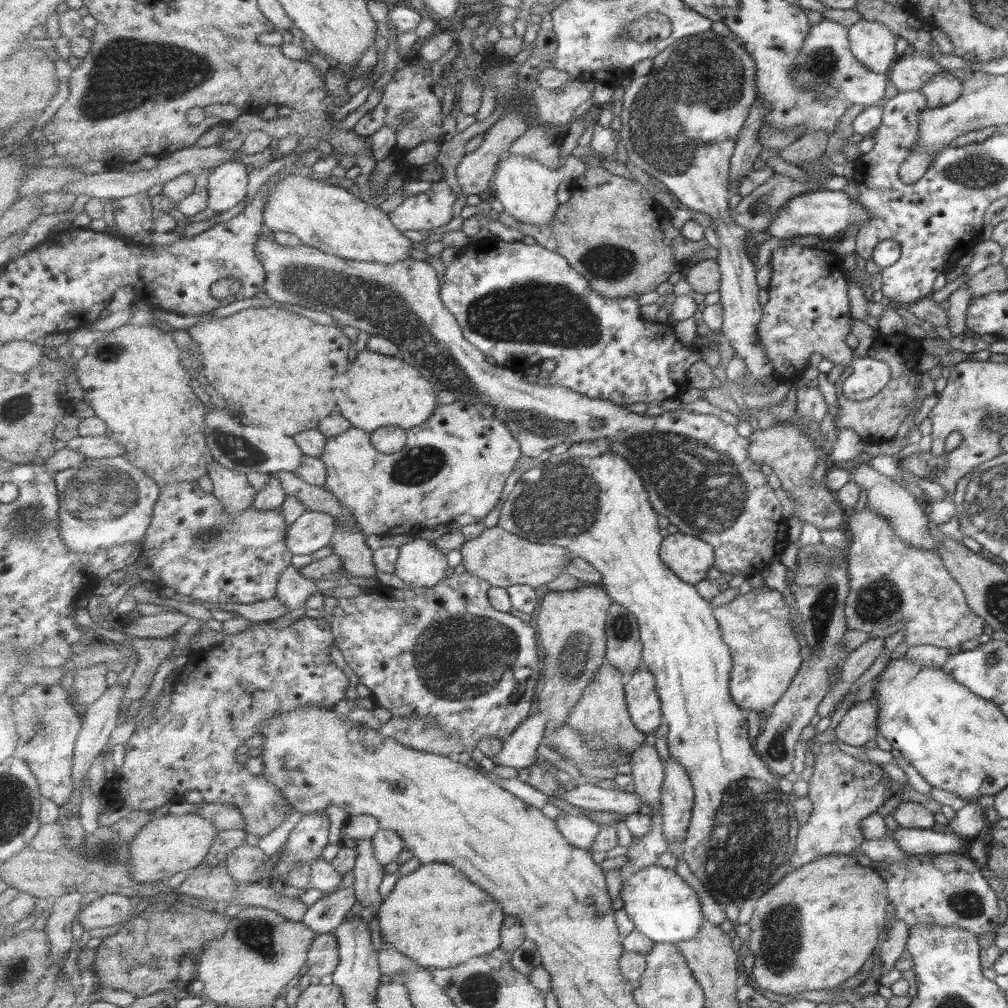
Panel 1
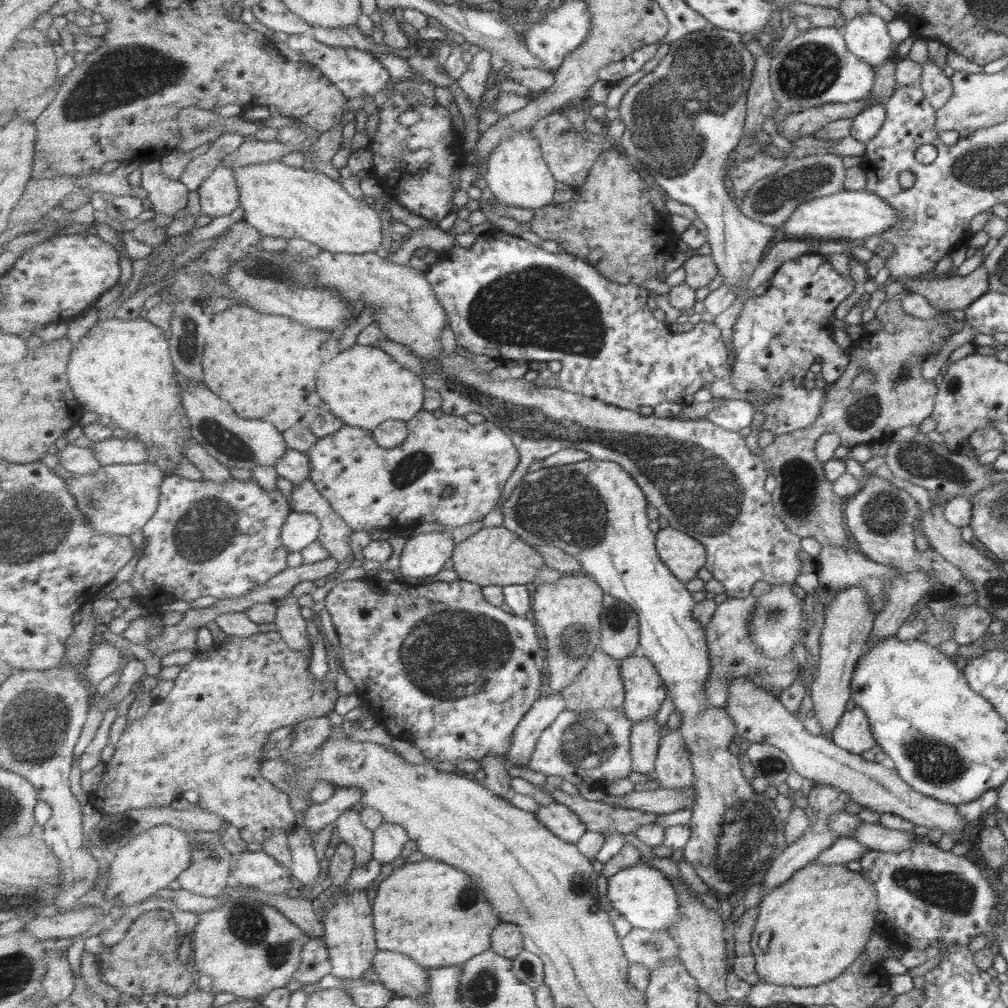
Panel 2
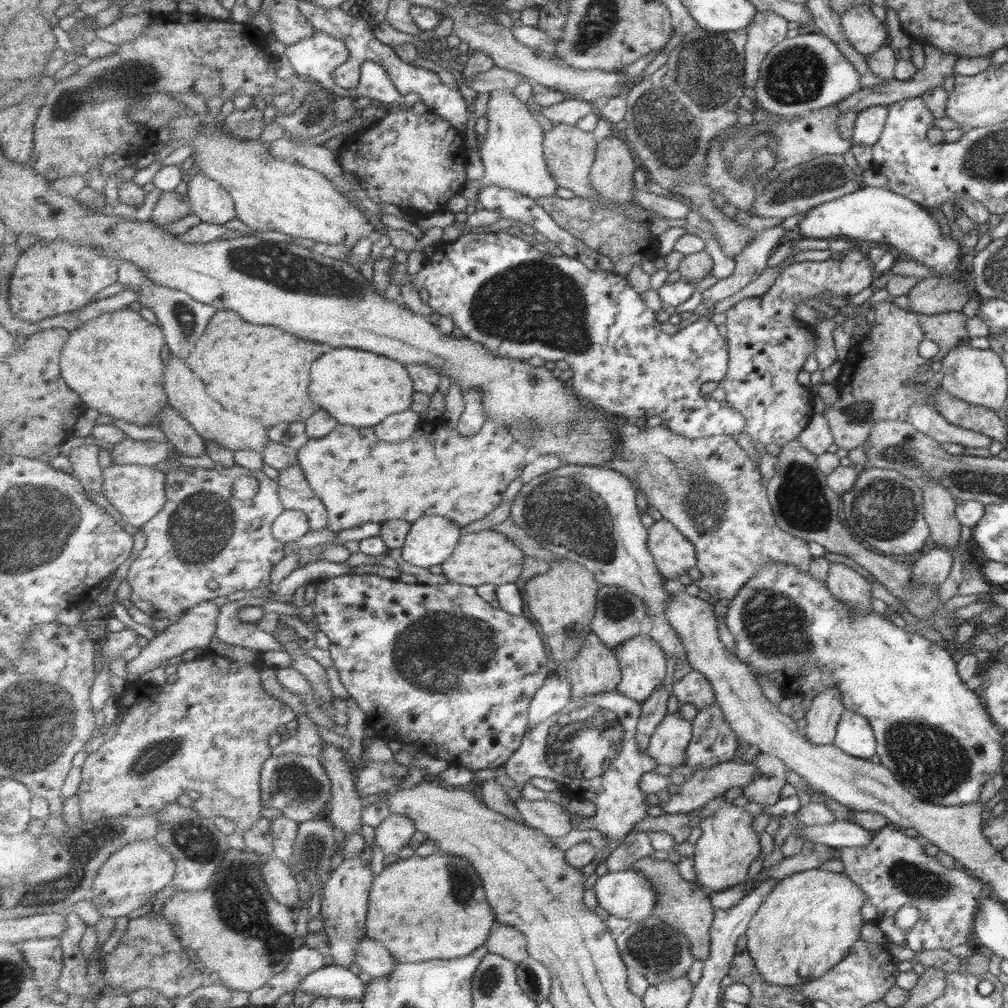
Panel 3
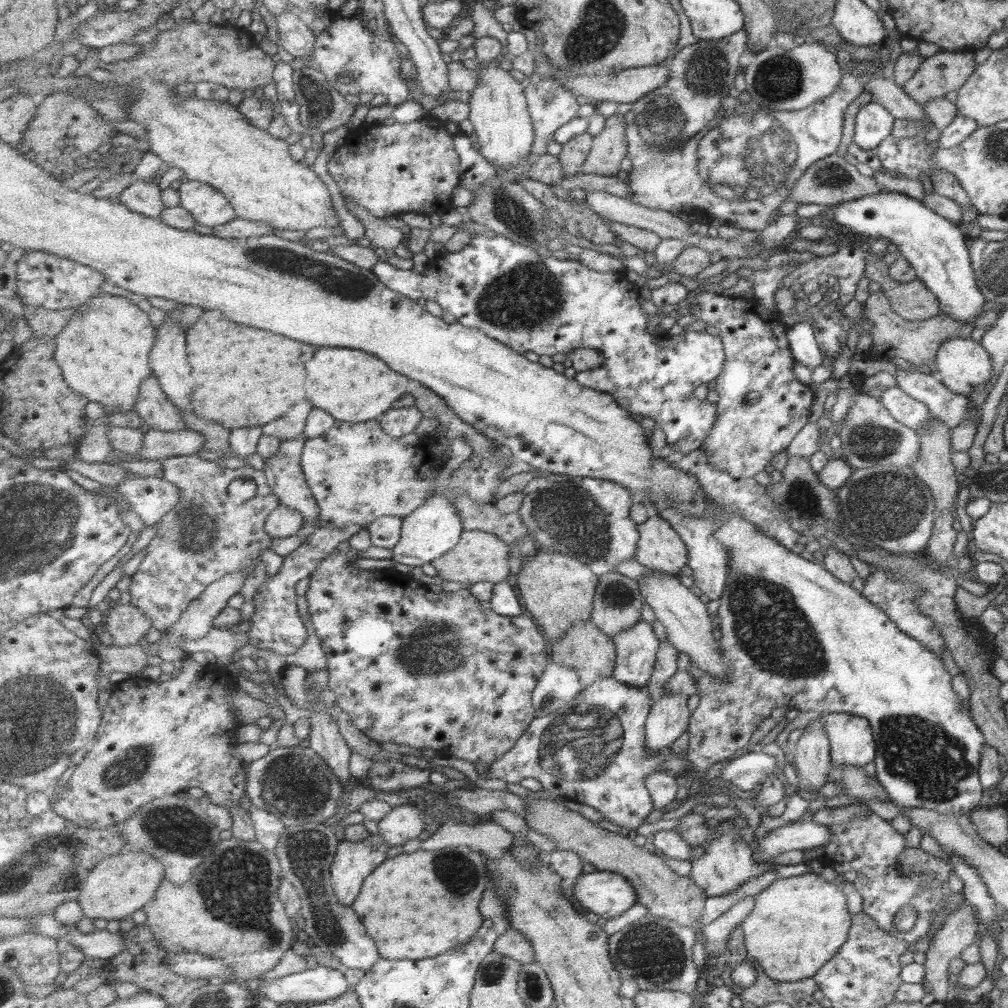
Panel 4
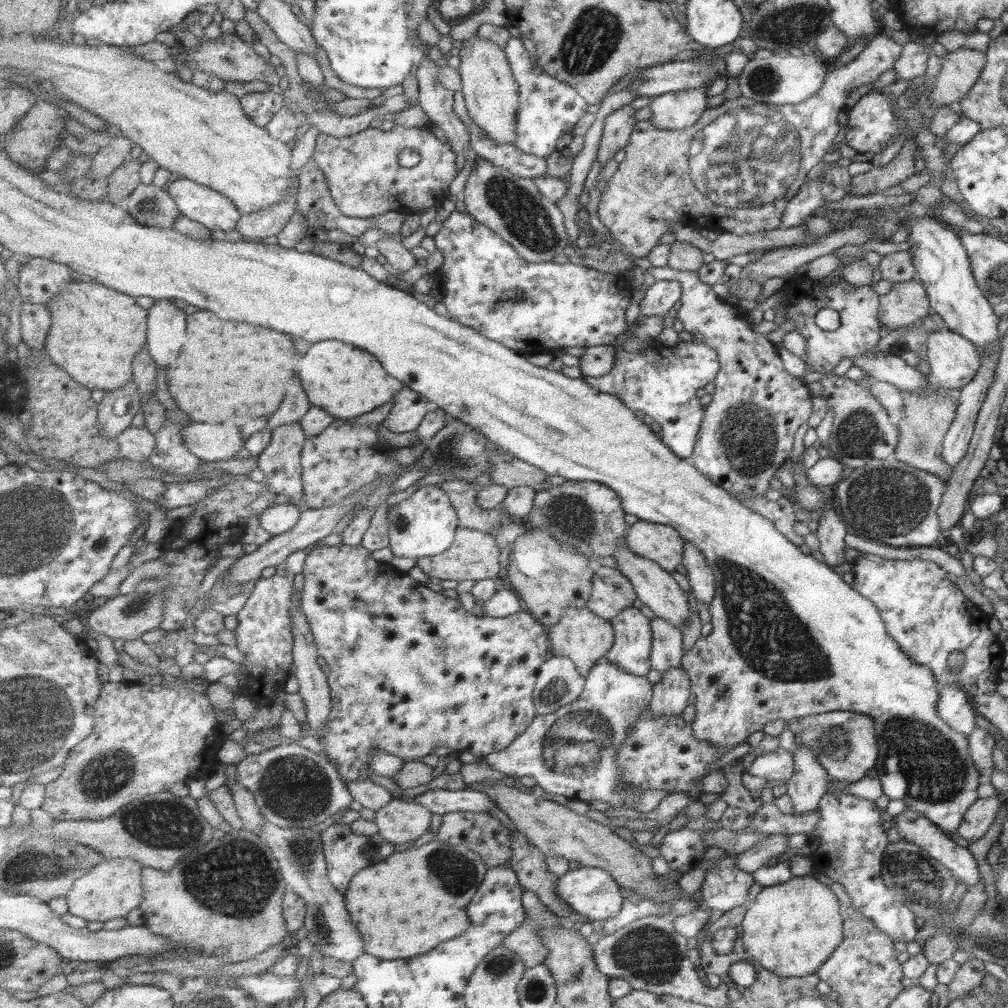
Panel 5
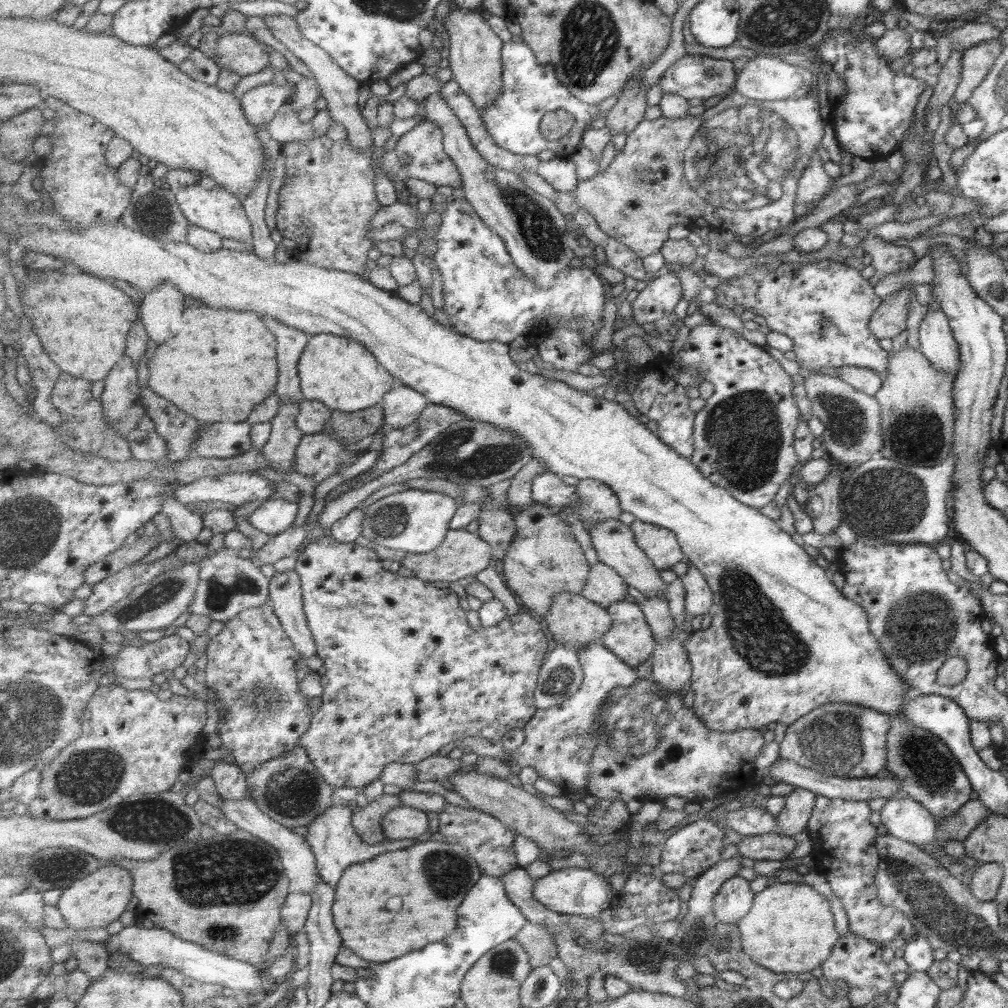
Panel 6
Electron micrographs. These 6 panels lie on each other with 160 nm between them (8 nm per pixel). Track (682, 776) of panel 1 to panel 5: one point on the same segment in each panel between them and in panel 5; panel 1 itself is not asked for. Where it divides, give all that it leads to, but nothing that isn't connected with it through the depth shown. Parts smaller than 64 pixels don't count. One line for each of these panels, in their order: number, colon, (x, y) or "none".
2: (674, 769)
3: (672, 737)
4: (670, 717)
5: (670, 697)

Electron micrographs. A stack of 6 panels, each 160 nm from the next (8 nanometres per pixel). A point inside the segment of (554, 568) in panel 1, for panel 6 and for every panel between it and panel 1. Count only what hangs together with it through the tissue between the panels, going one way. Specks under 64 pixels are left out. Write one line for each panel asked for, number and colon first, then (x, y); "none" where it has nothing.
2: (498, 556)
3: (487, 556)
4: (479, 556)
5: (475, 555)
6: (462, 553)

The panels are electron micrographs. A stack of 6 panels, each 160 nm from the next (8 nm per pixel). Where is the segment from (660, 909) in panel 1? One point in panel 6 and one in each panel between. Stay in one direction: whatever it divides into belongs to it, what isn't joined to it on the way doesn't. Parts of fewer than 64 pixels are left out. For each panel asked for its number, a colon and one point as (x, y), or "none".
2: (648, 900)
3: (629, 894)
4: (608, 894)
5: (591, 891)
6: (574, 891)

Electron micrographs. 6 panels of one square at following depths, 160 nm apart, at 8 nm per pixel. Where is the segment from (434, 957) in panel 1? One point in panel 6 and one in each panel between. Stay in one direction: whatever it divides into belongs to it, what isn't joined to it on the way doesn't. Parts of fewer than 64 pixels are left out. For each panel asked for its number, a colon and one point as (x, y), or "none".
2: (416, 911)
3: (421, 908)
4: (412, 893)
5: (407, 905)
6: (433, 878)

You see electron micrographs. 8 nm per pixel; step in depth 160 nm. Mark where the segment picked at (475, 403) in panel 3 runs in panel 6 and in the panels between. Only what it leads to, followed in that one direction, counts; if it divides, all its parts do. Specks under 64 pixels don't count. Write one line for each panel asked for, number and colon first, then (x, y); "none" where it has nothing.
4: (432, 530)
5: (425, 525)
6: (417, 521)

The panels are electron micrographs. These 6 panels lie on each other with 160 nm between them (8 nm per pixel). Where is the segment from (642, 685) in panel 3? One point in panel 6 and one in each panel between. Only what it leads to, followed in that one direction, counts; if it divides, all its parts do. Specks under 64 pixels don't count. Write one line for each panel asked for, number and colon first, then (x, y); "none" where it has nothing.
4: (637, 648)
5: (632, 651)
6: (631, 638)

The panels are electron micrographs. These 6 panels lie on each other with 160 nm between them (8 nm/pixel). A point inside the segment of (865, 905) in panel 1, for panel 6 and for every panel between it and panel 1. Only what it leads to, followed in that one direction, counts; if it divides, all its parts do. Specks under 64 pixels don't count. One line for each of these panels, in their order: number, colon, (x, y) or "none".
2: (811, 927)
3: (808, 922)
4: (798, 923)
5: (791, 929)
6: (790, 929)

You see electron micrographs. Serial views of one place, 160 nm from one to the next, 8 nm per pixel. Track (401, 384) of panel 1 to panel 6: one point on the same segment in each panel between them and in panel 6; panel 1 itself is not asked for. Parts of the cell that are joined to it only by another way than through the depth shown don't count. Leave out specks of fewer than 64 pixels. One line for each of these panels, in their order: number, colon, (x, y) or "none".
2: (365, 386)
3: (360, 388)
4: (355, 386)
5: (346, 381)
6: (343, 374)

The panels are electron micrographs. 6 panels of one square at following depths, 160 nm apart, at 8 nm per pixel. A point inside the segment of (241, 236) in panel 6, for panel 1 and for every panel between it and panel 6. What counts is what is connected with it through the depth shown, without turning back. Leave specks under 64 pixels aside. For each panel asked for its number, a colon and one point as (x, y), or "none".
1: (228, 183)
2: (219, 195)
3: (209, 200)
4: (210, 207)
5: (196, 201)

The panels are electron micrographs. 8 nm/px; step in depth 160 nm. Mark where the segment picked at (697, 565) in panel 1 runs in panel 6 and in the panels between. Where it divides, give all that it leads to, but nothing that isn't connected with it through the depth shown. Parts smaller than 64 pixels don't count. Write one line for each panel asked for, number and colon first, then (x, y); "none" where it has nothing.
2: (684, 555)
3: (674, 553)
4: (661, 547)
5: (662, 543)
6: (662, 545)

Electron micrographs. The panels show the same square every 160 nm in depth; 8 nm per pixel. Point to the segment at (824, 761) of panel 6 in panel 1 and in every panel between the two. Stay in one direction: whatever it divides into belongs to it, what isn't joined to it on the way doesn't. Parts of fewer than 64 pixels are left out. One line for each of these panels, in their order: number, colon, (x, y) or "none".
1: (858, 724)
2: (852, 733)
3: (853, 735)
4: (851, 742)
5: (842, 742)

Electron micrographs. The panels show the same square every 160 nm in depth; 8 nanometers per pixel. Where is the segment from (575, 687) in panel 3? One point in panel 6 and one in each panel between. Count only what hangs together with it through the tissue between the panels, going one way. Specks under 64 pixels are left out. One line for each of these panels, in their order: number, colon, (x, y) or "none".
4: (585, 647)
5: (586, 638)
6: (576, 621)

